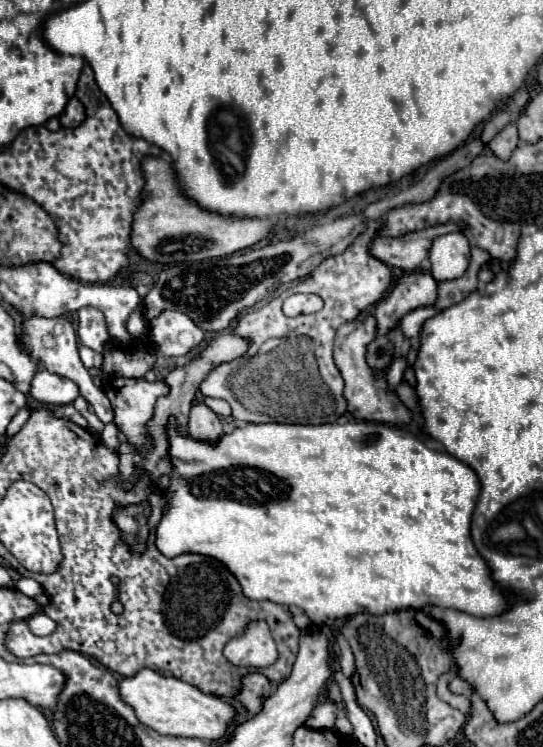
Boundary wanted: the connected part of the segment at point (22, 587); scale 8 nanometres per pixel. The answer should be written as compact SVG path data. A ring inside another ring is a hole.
M27 577L17 579L17 581L15 581L15 587L17 587L23 595L29 595L29 597L35 597L35 595L41 595L41 593L43 593L41 585L39 585L37 581L33 581L33 579L27 579Z

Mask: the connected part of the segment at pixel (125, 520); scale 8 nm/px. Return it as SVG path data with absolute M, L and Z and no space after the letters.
M125 505L113 513L113 521L121 529L121 539L135 553L145 553L149 539L149 513L149 505Z

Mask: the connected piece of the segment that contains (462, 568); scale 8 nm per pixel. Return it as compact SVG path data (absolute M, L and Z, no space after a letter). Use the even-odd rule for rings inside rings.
M169 417L169 459L173 465L171 485L165 491L167 505L165 513L155 529L155 545L165 557L179 557L181 553L201 553L205 557L213 557L221 561L239 581L245 597L257 601L273 601L281 605L295 605L305 611L305 615L321 625L327 619L349 617L355 613L373 613L381 615L387 611L399 609L423 609L427 603L435 603L439 607L451 607L477 617L491 617L503 613L507 609L507 597L493 583L489 569L481 555L477 553L469 525L471 515L479 497L479 479L469 469L469 465L457 461L449 453L433 451L425 447L419 439L415 439L409 431L381 425L373 421L355 421L355 423L325 423L325 425L289 425L289 423L249 423L245 427L237 427L231 433L223 433L215 443L213 441L197 441L189 435L183 435L177 425L173 425L173 417ZM199 477L201 479L201 497L195 497L189 489L189 483Z

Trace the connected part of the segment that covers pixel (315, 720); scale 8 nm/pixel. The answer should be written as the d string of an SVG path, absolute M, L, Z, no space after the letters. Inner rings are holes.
M333 701L317 703L313 707L313 713L309 715L309 721L305 721L305 725L309 725L311 729L331 729L337 719L337 713L339 713L339 707Z

